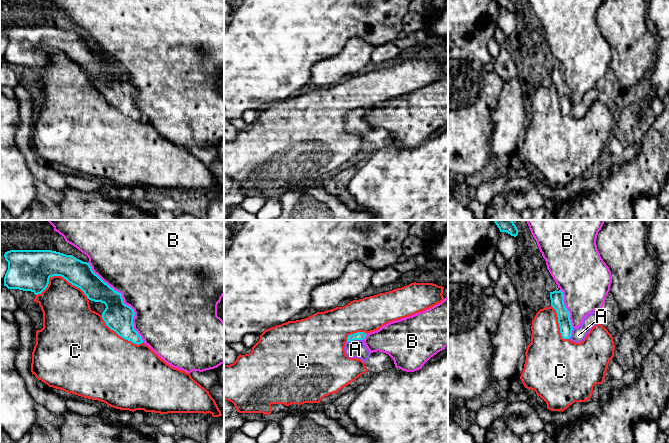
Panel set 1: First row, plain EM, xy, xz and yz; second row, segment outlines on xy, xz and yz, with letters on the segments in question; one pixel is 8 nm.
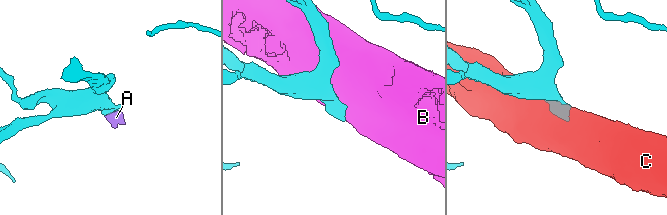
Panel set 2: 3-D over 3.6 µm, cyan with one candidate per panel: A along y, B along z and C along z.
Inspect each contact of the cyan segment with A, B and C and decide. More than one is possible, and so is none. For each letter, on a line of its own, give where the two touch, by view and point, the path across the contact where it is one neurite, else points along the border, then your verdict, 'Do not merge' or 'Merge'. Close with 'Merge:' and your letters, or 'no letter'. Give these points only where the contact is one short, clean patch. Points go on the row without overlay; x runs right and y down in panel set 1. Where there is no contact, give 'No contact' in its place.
A: Touches cyan at xz (354, 115). Path across: xz (359, 111), (354, 115), (355, 125). Merge
B: Touches cyan at xy (122, 76). Do not merge
C: Touches cyan at xy (60, 51). Do not merge
Merge: A

